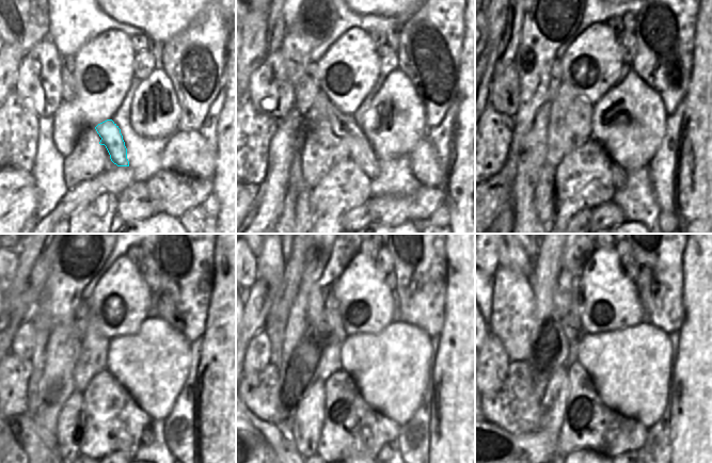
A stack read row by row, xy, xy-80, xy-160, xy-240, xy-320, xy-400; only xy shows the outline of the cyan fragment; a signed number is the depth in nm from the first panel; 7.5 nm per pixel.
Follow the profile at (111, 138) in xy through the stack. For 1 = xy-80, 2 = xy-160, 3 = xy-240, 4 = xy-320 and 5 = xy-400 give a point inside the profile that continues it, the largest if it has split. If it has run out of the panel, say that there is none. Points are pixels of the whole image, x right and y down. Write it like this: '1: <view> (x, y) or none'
1: xy-80 (344, 125)
2: xy-160 (581, 112)
3: xy-240 (99, 353)
4: xy-320 (338, 335)
5: xy-400 (630, 450)

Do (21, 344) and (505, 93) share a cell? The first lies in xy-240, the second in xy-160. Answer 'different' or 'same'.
same

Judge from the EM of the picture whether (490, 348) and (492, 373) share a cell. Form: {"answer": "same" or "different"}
{"answer": "same"}

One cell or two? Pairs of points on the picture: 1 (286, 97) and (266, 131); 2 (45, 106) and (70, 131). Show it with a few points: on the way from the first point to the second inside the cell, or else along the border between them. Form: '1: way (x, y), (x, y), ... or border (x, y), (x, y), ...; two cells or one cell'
1: border (253, 104), (260, 112), (277, 118); two cells
2: border (61, 100), (51, 116); two cells

